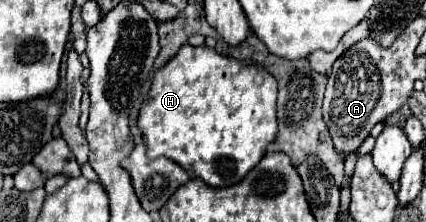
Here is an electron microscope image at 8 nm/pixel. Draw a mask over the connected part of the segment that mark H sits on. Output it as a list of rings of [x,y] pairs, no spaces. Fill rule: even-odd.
[[[184,44],[180,52],[156,72],[148,100],[140,108],[138,126],[148,144],[148,158],[170,158],[188,170],[188,174],[202,178],[208,186],[232,186],[264,158],[268,144],[272,144],[278,134],[276,96],[276,80],[264,67],[222,56],[208,46]]]

